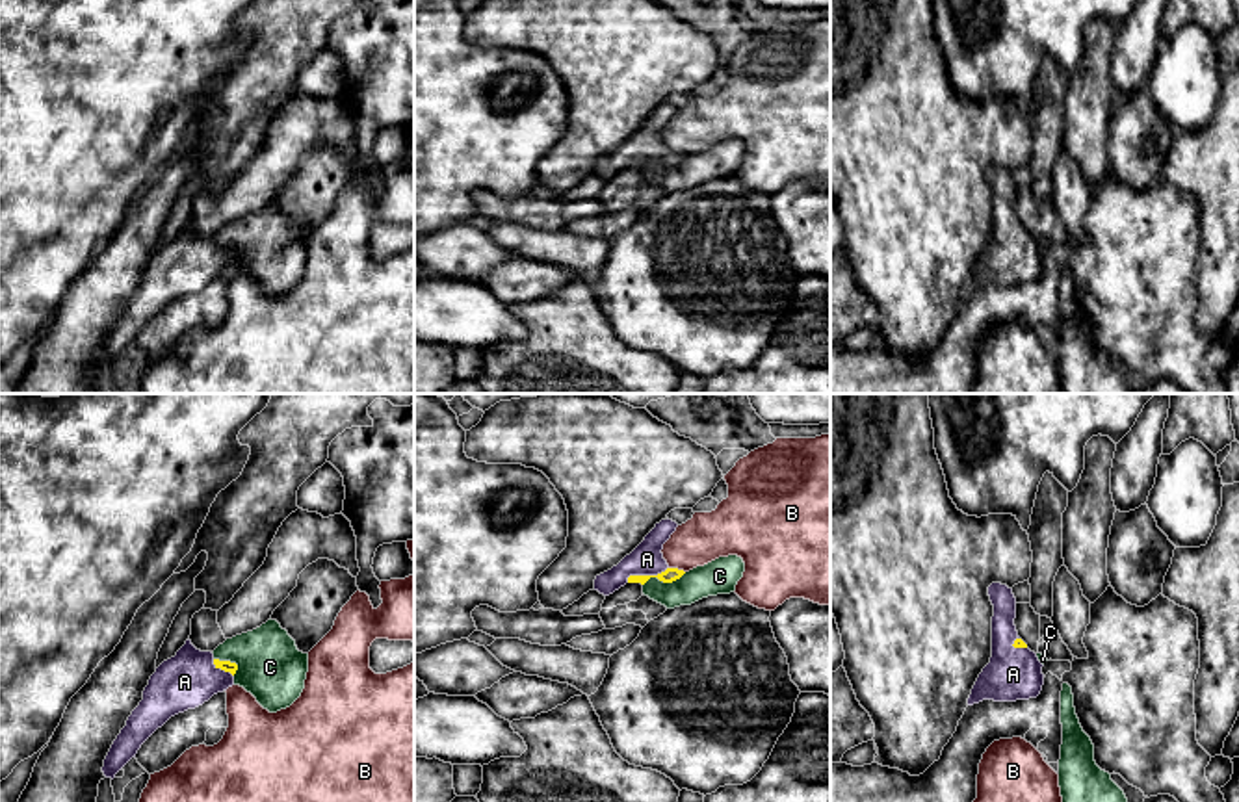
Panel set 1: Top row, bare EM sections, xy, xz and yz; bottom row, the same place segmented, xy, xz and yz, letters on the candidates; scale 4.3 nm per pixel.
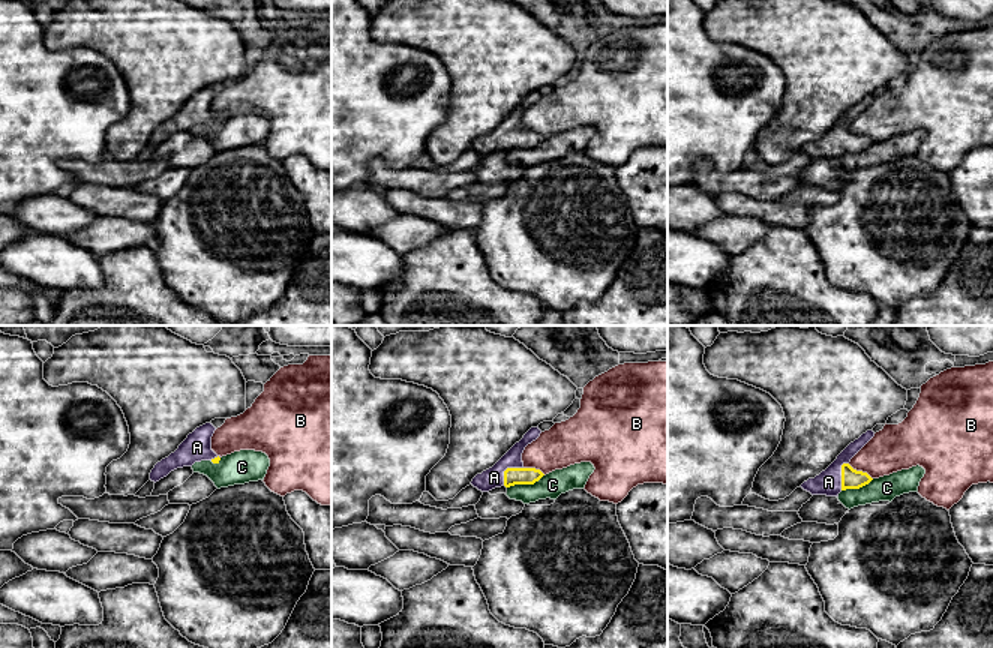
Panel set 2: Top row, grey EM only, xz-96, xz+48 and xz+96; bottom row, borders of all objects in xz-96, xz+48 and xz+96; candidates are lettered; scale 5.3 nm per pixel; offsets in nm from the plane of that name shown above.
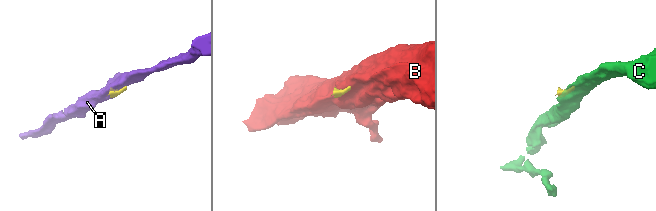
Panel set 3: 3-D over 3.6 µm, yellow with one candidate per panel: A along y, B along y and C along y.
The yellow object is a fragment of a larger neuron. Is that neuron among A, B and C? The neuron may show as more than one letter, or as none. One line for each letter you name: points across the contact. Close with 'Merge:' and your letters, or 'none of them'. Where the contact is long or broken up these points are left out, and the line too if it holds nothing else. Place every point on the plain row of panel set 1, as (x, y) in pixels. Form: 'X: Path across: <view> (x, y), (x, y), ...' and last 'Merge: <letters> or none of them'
A: Path across: xz (671, 158), (645, 160), (647, 143)
Merge: A

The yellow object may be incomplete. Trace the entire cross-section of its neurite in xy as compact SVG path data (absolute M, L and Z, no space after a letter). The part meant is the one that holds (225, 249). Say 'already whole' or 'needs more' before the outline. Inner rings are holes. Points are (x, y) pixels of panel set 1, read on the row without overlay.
needs more; M188 223L176 239L163 245L150 260L143 284L128 301L104 343L104 360L113 364L171 301L195 293L232 271L236 254L236 247L219 245L212 236L197 234Z

